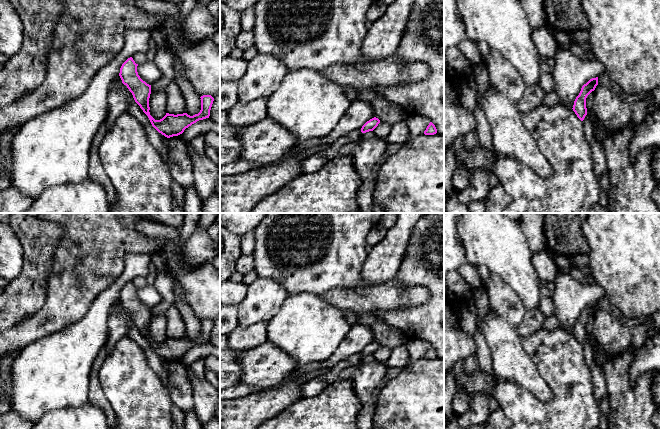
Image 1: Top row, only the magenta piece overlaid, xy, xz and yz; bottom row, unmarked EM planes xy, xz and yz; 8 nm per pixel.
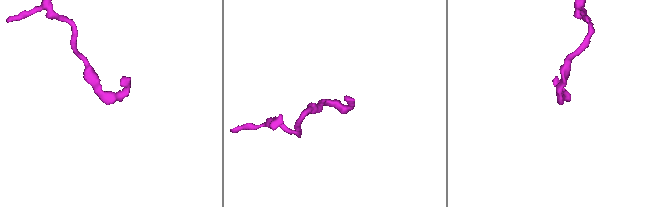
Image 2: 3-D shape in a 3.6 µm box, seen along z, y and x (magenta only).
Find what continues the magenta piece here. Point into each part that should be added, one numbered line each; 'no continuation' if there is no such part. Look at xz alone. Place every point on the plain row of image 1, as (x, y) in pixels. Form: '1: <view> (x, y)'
no continuation

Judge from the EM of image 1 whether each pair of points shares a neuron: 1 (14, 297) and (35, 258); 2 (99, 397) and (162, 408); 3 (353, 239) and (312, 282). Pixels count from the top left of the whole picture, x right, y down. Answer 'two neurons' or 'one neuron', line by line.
1: one neuron
2: two neurons
3: one neuron

